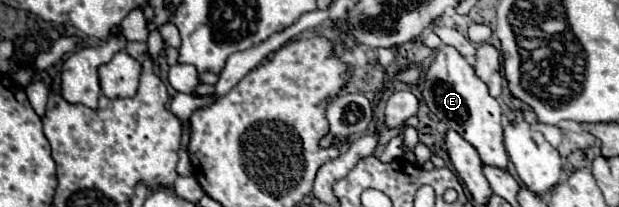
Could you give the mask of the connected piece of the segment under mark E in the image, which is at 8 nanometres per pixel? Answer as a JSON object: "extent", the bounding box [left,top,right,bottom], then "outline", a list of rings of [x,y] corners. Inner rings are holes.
{"extent":[423,44,509,168],"outline":[[[441,44],[437,48],[437,56],[423,76],[423,100],[441,122],[445,122],[449,128],[459,132],[467,142],[475,146],[485,164],[507,168],[509,158],[503,146],[501,126],[503,110],[499,102],[489,94],[487,84],[477,76],[473,66],[455,46]]]}

